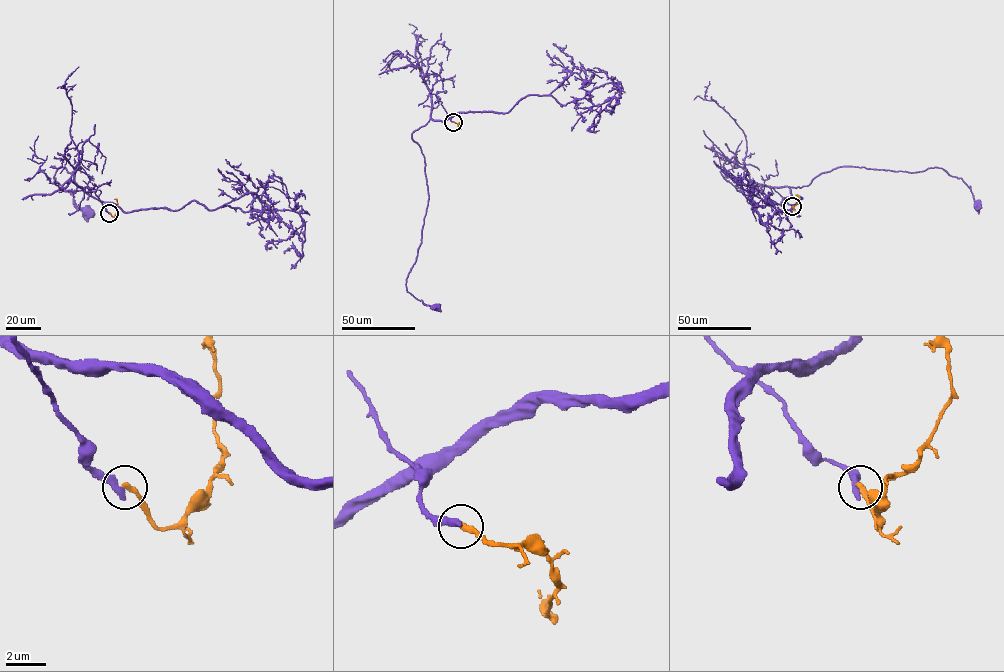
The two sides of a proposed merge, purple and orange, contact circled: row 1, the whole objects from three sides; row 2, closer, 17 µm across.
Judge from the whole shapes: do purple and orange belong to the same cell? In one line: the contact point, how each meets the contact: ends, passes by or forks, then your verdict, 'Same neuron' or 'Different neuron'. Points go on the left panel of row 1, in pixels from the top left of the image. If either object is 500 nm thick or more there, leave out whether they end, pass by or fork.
Place: (109, 213). At the ring purple ends. At the ring orange ends. Different neuron

